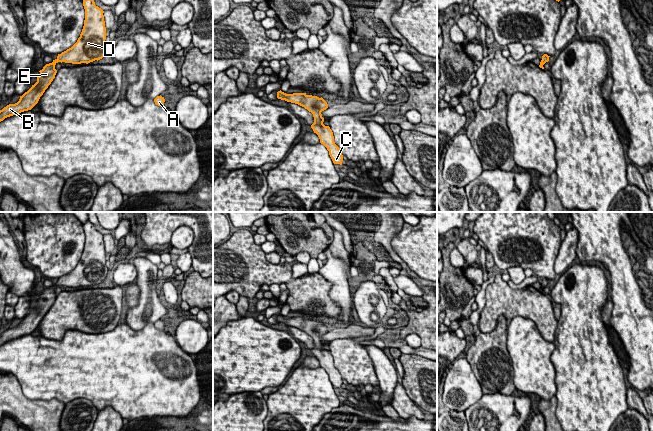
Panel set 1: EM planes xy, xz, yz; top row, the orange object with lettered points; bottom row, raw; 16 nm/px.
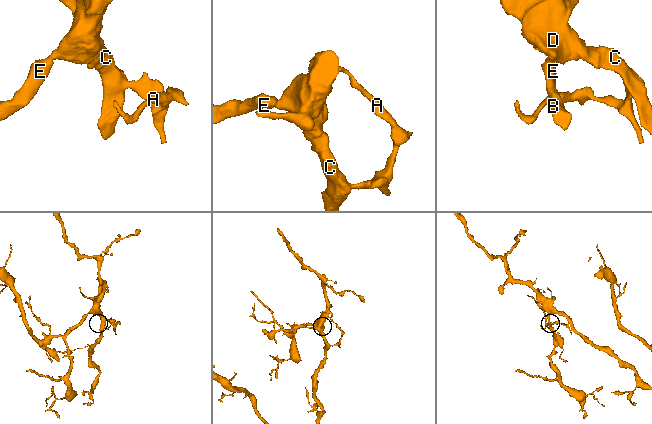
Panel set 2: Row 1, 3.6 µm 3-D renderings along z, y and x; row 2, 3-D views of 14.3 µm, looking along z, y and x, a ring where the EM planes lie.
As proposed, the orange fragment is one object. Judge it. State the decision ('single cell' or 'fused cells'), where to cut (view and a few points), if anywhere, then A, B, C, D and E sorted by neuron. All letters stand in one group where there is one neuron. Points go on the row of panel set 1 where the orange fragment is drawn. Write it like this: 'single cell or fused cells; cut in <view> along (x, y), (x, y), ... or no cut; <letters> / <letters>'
single cell; no cut; A B C D E

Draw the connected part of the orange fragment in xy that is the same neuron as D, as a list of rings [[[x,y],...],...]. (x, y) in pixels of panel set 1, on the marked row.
[[[83,0],[83,6],[85,9],[85,20],[82,32],[77,42],[66,51],[58,54],[57,58],[53,60],[52,63],[46,64],[42,70],[40,70],[40,74],[37,76],[37,82],[32,85],[32,87],[25,92],[20,99],[15,104],[9,104],[0,110],[0,122],[5,118],[19,114],[24,111],[31,110],[39,101],[40,97],[43,95],[45,90],[51,84],[57,70],[55,69],[55,65],[58,62],[72,63],[72,64],[81,64],[81,63],[90,63],[95,60],[102,59],[106,53],[108,52],[109,45],[106,43],[106,27],[104,21],[104,11],[95,5],[94,0]]]

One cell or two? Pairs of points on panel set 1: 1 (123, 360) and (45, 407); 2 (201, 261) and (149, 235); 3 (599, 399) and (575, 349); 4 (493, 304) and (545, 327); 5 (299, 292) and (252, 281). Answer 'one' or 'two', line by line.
1: two
2: one
3: one
4: one
5: one

